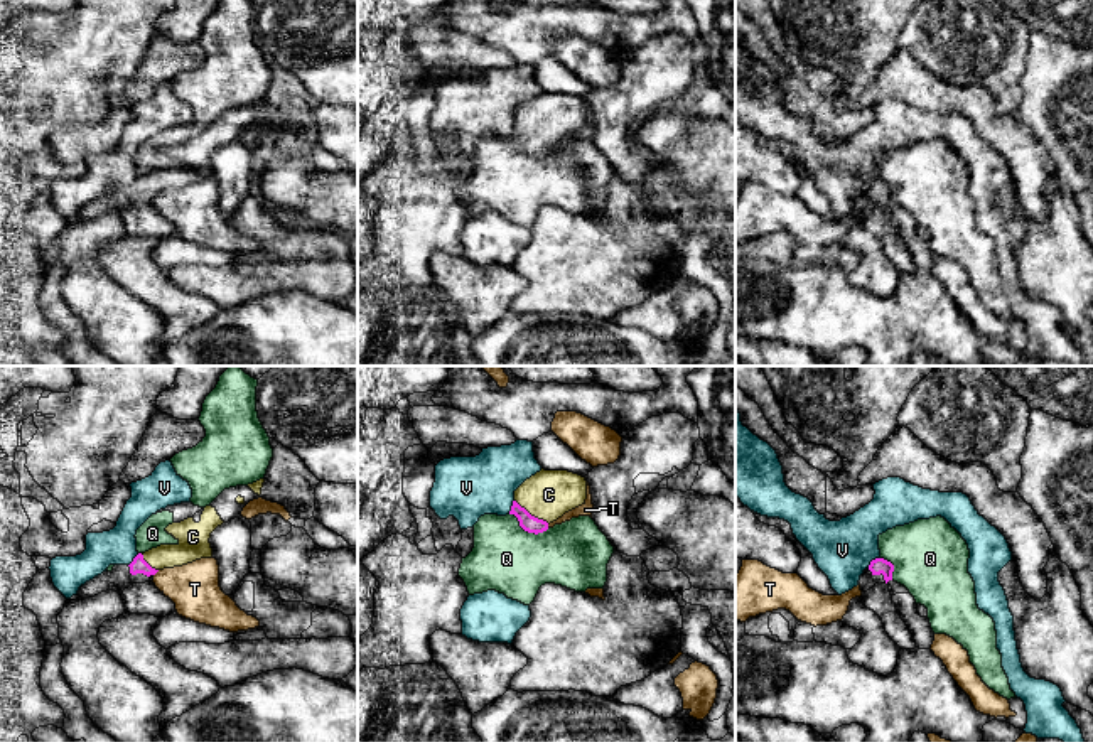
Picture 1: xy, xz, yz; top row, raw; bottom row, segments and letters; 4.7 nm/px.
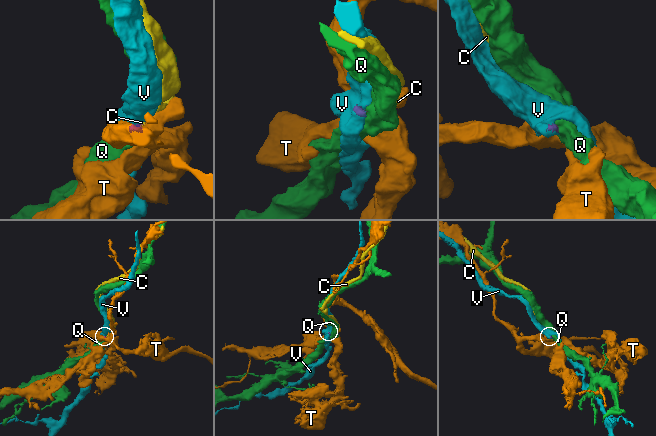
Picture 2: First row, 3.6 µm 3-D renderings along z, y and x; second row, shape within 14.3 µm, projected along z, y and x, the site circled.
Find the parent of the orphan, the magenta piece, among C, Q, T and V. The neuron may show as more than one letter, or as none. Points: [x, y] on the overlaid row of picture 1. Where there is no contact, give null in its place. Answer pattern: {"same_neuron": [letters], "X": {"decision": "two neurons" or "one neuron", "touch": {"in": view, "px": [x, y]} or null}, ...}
{"same_neuron": ["C"], "C": {"decision": "one neuron", "touch": {"in": "xz", "px": [530, 515]}}, "Q": {"decision": "two neurons", "touch": {"in": "xz", "px": [528, 532]}}, "T": {"decision": "two neurons", "touch": {"in": "xy", "px": [156, 572]}}, "V": {"decision": "two neurons", "touch": {"in": "yz", "px": [872, 560]}}}

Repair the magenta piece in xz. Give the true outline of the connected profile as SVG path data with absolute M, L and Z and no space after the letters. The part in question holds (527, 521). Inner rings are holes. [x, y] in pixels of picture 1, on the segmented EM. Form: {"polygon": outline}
{"polygon": "M541 469L514 491L509 514L518 518L525 531L538 535L565 513L585 504L585 499L585 477L568 470Z"}

